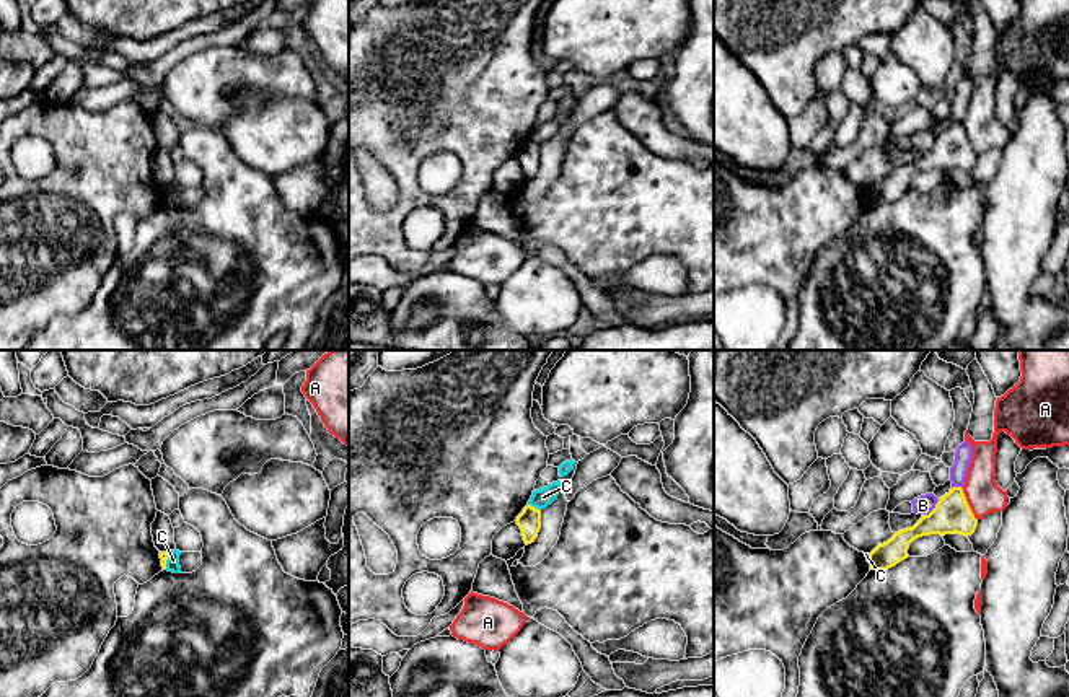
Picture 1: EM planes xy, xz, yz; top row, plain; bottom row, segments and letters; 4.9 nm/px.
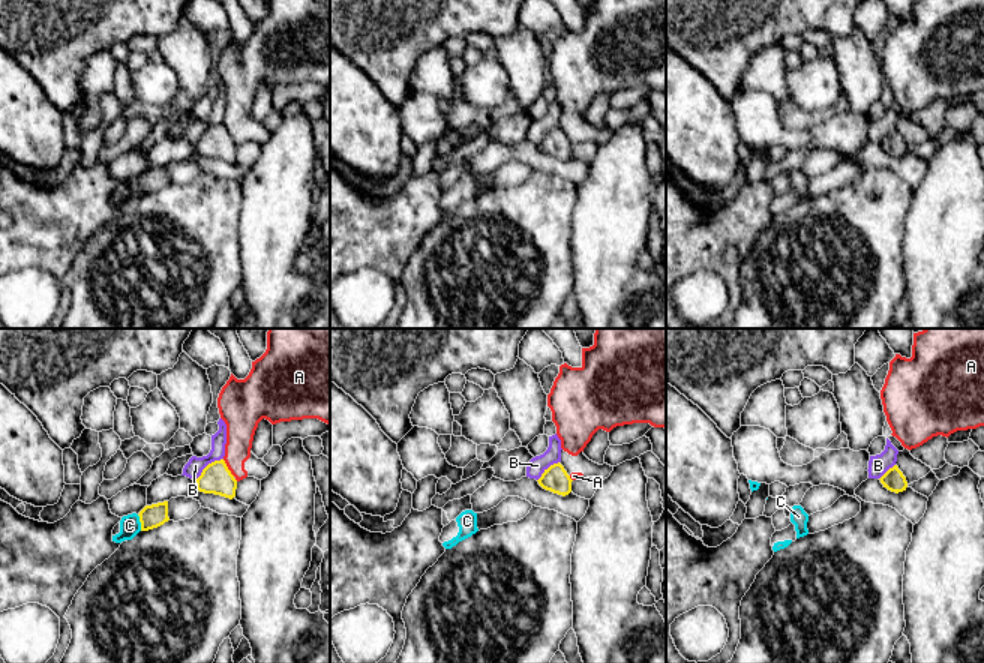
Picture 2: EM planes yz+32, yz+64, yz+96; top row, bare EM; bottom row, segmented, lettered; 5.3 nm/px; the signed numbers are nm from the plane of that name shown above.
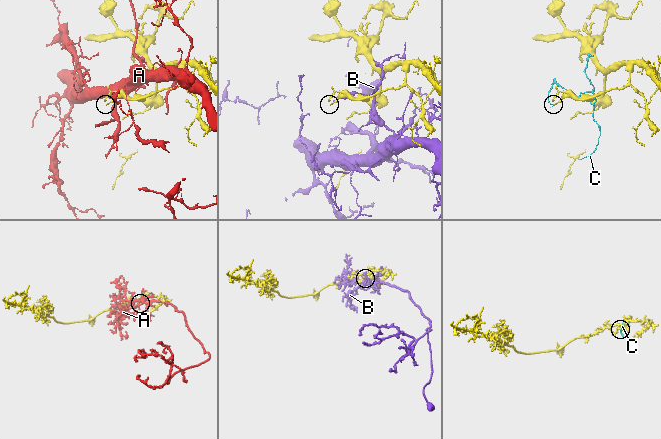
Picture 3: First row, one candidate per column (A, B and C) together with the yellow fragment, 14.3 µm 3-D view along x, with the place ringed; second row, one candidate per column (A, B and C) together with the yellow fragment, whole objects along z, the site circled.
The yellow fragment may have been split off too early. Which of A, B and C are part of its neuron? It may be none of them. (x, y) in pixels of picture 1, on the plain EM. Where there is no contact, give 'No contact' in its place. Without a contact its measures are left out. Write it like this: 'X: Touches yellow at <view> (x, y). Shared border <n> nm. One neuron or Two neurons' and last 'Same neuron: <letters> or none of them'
A: Touches yellow at yz (968, 140). Shared border 180 nm. Two neurons
B: Touches yellow at yz (934, 144). Shared border 120 nm. Two neurons
C: Touches yellow at xz (533, 142). Shared border 70 nm. Two neurons
Same neuron: none of them

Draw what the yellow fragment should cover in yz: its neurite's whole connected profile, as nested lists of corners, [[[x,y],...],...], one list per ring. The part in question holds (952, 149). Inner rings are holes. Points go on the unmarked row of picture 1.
[[[961,122],[950,124],[939,134],[935,143],[913,161],[893,169],[883,179],[878,179],[869,189],[870,205],[888,205],[908,194],[909,179],[922,171],[930,169],[961,169],[971,171],[978,161]]]

